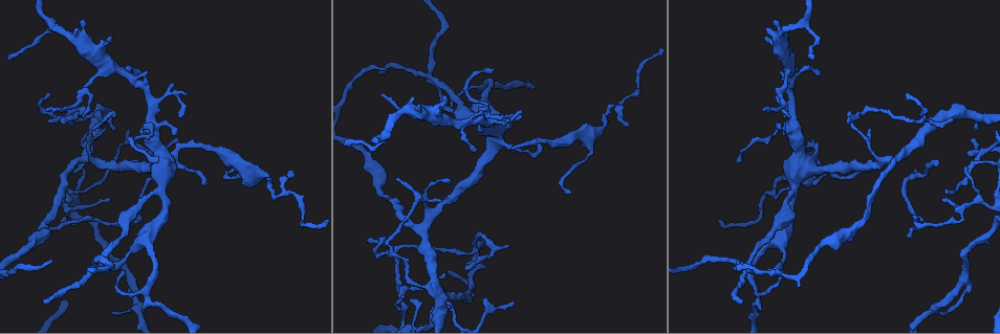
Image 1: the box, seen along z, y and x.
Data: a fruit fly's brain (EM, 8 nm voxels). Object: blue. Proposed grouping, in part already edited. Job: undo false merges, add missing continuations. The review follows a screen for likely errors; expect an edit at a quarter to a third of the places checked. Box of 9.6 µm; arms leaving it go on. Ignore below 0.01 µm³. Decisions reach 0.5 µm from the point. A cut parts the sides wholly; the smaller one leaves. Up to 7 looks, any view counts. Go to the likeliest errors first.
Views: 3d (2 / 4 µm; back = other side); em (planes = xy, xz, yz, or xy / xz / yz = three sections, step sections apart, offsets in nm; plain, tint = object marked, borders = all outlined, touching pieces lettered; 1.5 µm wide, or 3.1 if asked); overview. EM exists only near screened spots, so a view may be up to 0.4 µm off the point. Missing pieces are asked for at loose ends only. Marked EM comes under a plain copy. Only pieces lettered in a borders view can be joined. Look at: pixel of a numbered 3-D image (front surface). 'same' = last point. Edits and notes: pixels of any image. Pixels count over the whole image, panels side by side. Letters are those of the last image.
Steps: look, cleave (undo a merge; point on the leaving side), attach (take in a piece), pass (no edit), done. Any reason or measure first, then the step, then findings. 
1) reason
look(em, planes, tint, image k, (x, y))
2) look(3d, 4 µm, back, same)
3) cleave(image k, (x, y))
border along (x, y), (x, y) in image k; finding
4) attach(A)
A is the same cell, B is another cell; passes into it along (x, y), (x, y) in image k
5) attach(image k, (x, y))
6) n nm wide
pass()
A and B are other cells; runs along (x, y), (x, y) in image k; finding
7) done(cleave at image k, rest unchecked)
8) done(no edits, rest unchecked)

look(em, planes, borders, image 1, (951, 295))

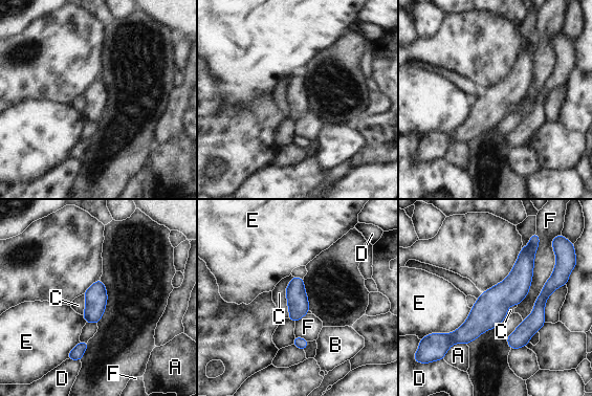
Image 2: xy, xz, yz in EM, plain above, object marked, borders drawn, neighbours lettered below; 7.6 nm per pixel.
160 nm wide
pass()
A, B, C, D, E and F are other cells; border along (293, 277), (286, 288), (288, 318) in image 2; all the same neuron

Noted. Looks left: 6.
branch stops here
look(3d, 4 µm, image 1, (449, 307))

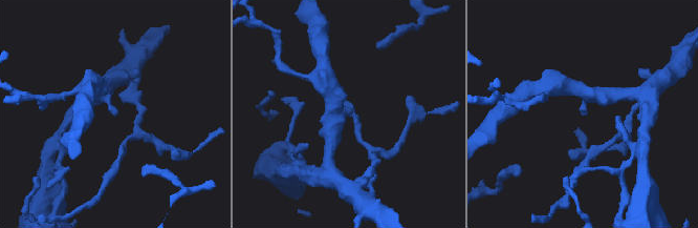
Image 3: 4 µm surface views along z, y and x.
arms of 280, 340 nm; need the tissue
look(em, planes, borders, image 3, (582, 113))

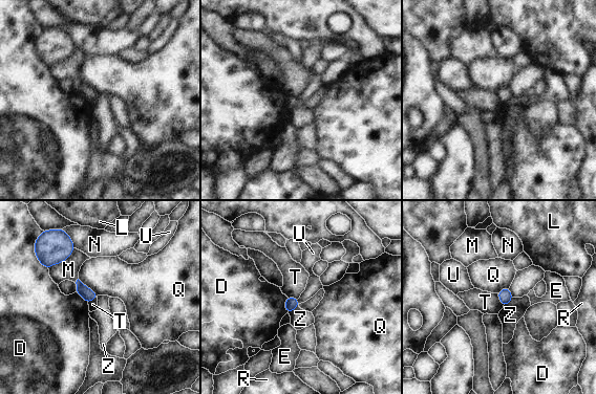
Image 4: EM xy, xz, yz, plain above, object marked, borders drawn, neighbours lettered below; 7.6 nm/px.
pass()
D, E, L, M, N, Q, R, T, U and Z are other cells; border along (496, 293), (503, 307) in image 4; no lettered piece goes on from it

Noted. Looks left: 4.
tapers out
look(3d, 2 µm, image 1, (367, 239))

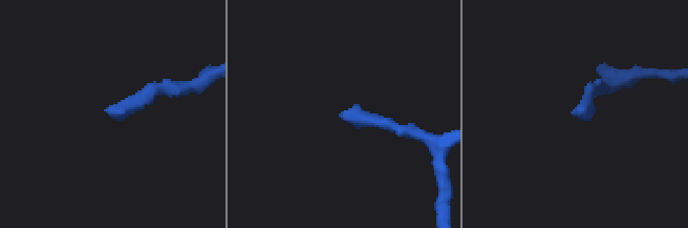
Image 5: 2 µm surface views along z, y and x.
look(em, yz, step 8, tint, image 5, (578, 113))

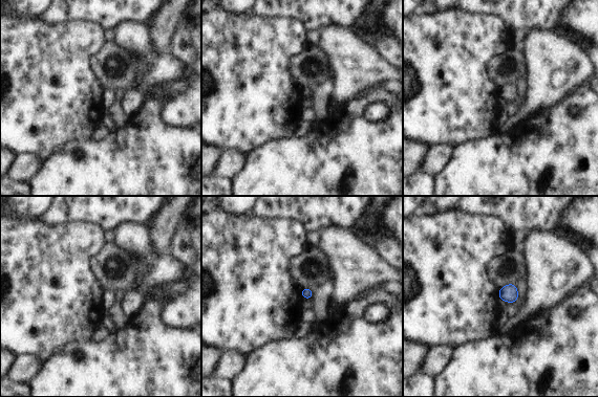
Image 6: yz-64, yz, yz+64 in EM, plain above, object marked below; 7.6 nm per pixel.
look(em, yz, step 8, borders, same)

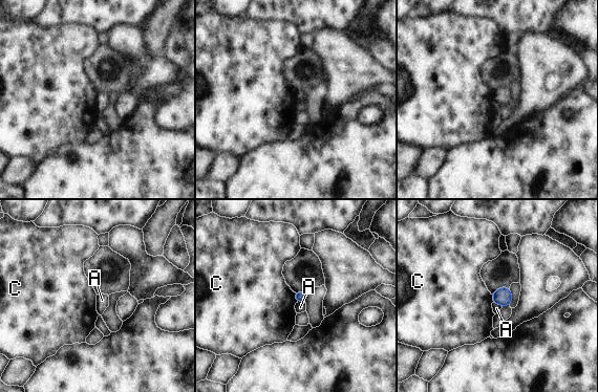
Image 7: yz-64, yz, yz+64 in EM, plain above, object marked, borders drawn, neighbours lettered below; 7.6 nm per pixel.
C touches over 80 nm
pass()
A and C are other cells; border along (493, 302), (502, 306) in image 7; no lettered piece goes on from it

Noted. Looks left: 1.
done(no edits, rest unchecked)

